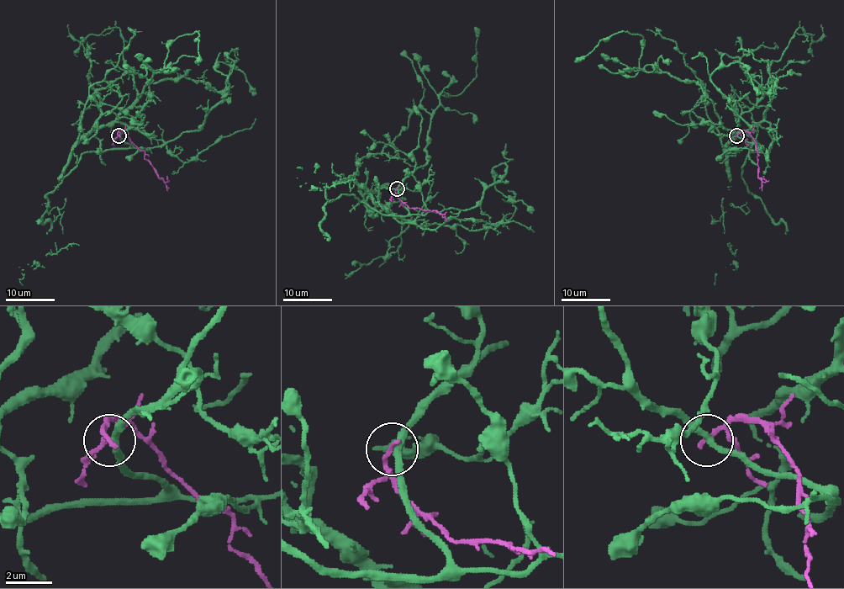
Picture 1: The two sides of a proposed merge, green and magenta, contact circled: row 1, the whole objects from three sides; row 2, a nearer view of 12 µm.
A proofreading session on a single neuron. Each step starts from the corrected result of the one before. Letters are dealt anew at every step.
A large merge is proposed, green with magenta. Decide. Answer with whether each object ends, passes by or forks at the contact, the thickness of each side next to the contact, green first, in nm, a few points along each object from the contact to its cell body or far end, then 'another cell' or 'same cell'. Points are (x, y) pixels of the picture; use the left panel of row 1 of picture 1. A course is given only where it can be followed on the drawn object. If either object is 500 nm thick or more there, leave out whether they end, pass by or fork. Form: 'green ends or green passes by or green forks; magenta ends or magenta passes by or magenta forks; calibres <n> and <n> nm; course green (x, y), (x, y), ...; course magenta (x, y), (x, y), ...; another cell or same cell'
green passes by; magenta passes by; calibres 280 and 150 nm; course green (119, 136), (138, 121), (96, 82), (75, 145), (146, 85), (185, 77), (222, 91), (230, 51); course magenta (119, 136), (118, 134), (122, 131), (142, 150), (145, 158), (166, 183), (166, 176); another cell

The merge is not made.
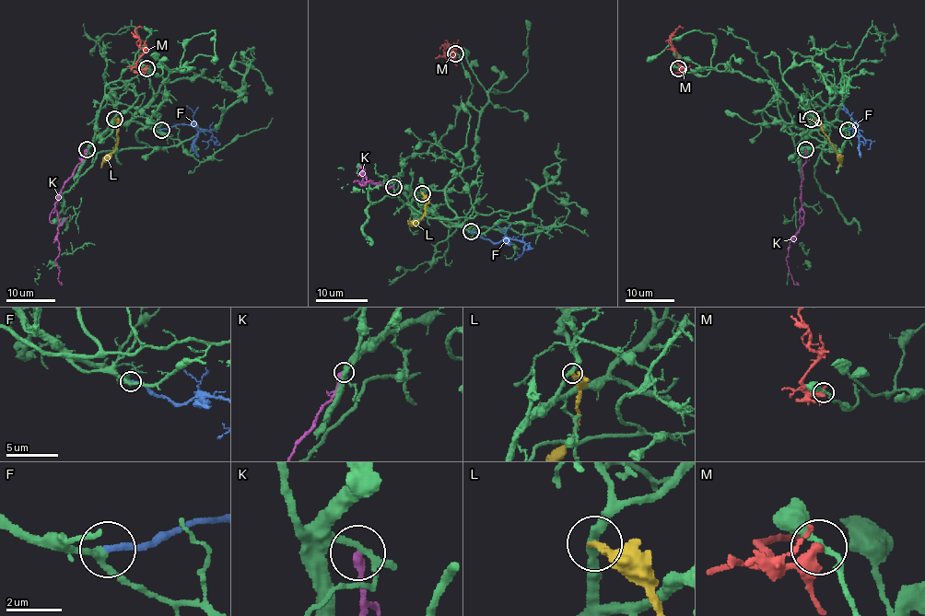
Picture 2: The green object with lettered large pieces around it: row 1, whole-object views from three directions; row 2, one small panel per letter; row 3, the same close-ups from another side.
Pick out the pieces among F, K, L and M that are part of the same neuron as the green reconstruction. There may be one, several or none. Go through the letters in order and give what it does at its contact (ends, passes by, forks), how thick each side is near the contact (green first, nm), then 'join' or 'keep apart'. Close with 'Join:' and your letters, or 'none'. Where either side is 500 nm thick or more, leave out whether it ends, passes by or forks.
F: it ends; calibres 240 and 240 nm; join
K: it ends; calibres 170 and 320 nm; keep apart
L: it ends; calibres 300 and 320 nm; keep apart
M: it passes by; calibres 200 and 320 nm; keep apart
Join: F

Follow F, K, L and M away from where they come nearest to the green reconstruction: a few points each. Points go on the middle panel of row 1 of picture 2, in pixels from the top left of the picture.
F: (471, 231), (478, 233), (494, 243), (521, 240), (525, 249), (521, 256), (517, 252)
K: (393, 186), (386, 188), (380, 182), (361, 185), (365, 183), (364, 168), (360, 167), (367, 180)
L: (422, 192), (426, 203), (423, 215), (410, 222), (407, 220)
M: (455, 53), (449, 57), (445, 53), (452, 51), (449, 46), (444, 50), (451, 59)

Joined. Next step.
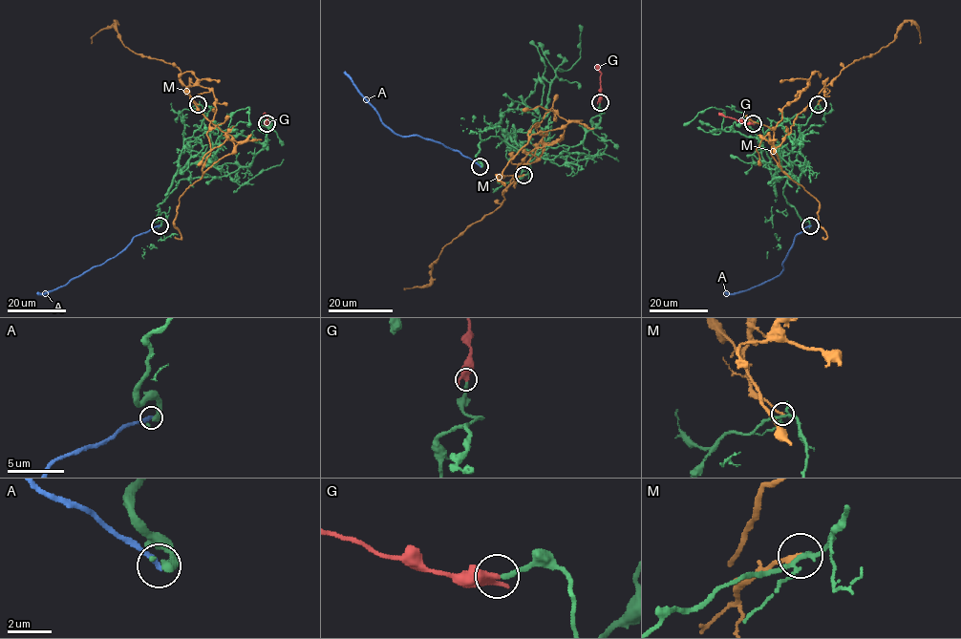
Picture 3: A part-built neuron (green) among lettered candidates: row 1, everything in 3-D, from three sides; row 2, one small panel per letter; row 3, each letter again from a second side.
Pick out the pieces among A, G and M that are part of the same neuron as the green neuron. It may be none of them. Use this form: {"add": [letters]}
{"add": ["G"]}

